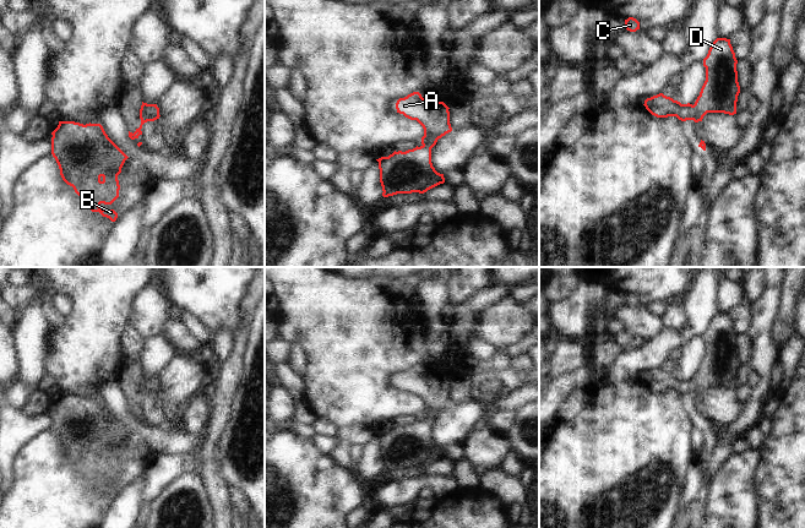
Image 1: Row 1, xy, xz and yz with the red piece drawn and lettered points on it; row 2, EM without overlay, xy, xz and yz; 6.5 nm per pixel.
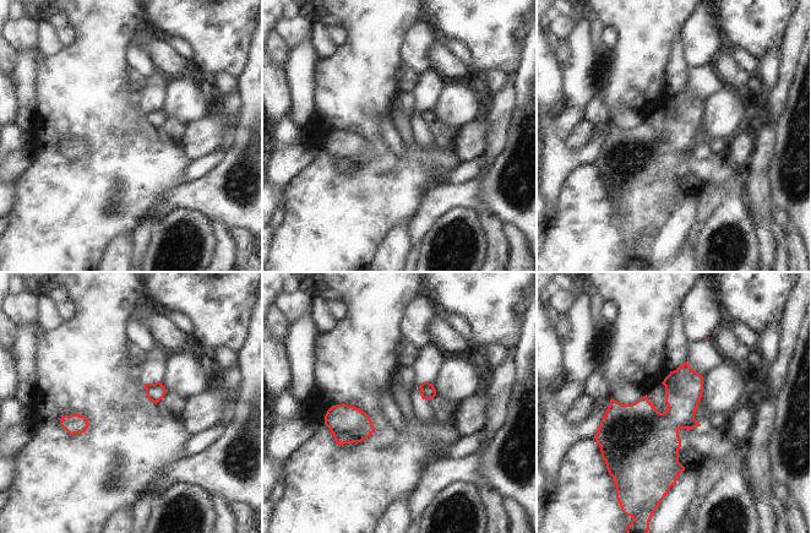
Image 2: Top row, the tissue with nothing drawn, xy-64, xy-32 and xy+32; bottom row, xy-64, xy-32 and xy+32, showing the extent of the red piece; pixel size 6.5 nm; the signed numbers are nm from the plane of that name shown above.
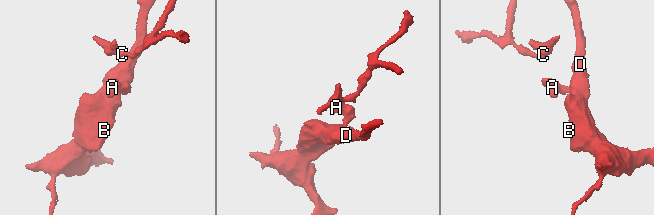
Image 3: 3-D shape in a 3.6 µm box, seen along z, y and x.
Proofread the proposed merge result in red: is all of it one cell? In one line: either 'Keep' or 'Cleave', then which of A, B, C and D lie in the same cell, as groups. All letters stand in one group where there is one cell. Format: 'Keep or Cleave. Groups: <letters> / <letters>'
Keep. Groups: A B C D.

